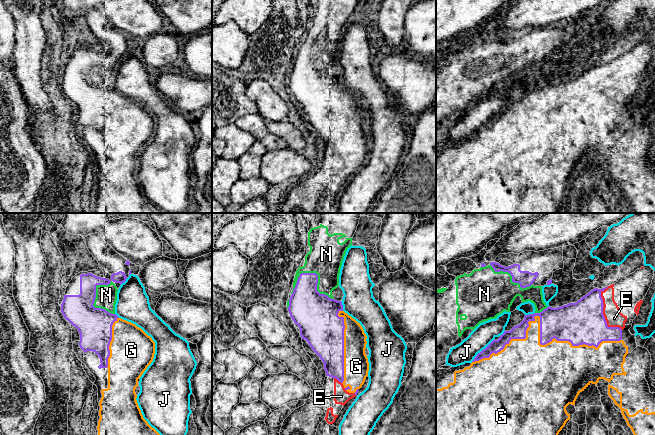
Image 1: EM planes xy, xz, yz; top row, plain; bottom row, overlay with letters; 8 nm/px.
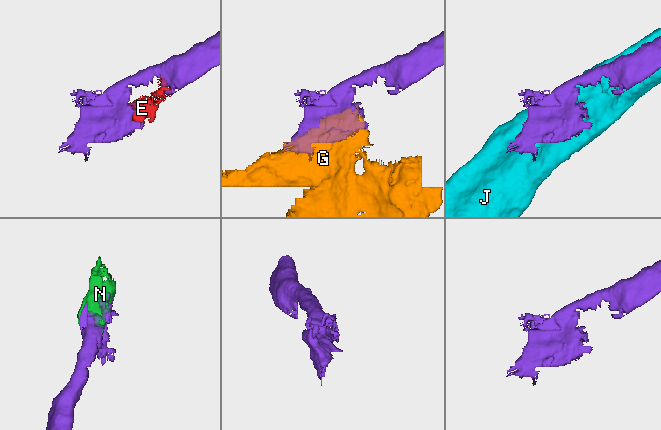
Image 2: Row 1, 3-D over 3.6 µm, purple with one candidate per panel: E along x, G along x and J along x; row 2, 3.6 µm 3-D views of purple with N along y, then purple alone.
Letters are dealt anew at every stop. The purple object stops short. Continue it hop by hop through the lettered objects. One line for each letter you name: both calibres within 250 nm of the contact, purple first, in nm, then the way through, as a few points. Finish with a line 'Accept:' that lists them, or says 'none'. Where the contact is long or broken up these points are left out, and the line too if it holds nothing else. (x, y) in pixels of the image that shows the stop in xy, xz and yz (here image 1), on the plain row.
N: Thickness 260 nm (purple) against 280 nm
Accept: N

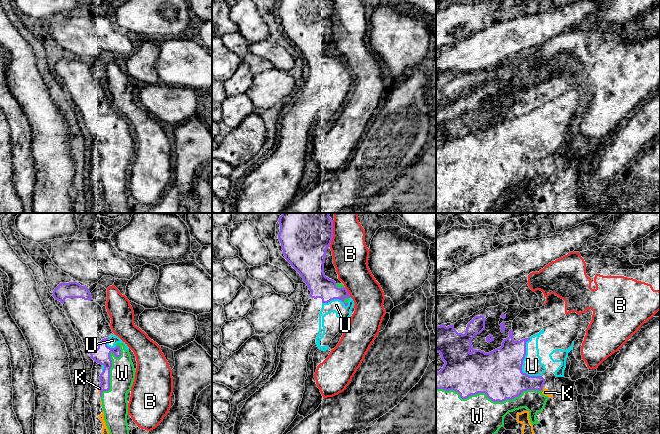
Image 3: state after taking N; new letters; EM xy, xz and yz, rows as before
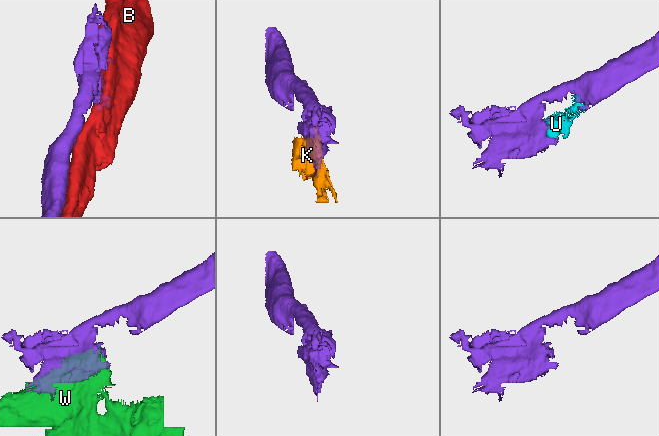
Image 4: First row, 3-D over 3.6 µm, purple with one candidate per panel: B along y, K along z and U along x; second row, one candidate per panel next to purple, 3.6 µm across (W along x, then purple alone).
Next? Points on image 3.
Accept: none

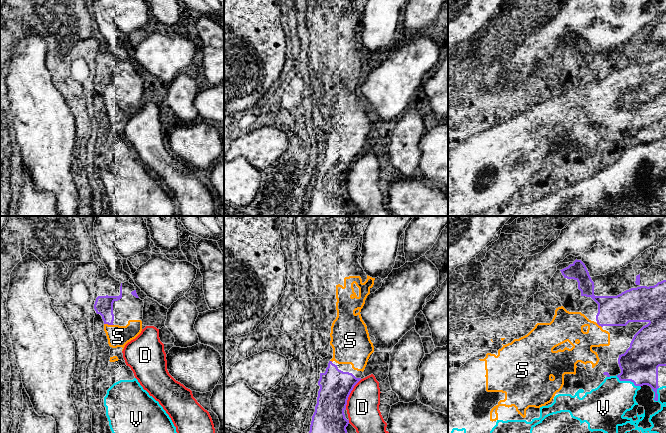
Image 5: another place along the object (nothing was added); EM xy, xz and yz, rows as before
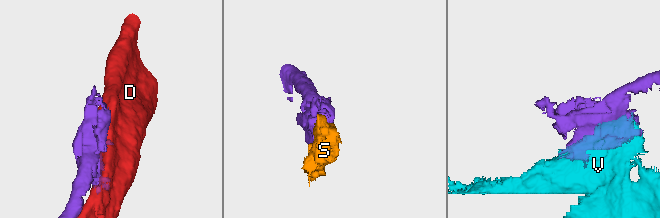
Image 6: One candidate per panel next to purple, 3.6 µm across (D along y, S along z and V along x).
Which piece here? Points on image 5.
S: Thickness 150 nm (purple) against 180 nm
Accept: S

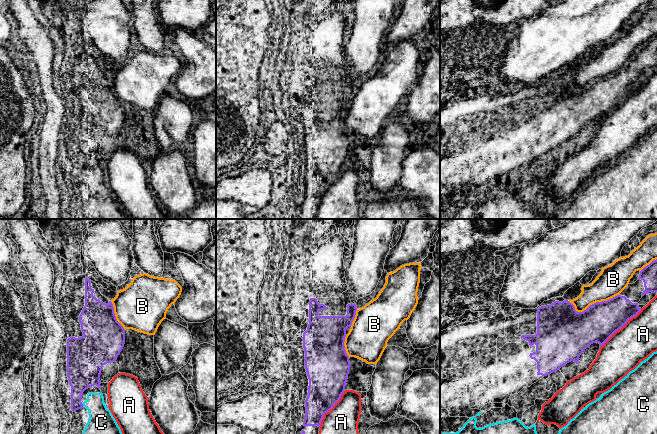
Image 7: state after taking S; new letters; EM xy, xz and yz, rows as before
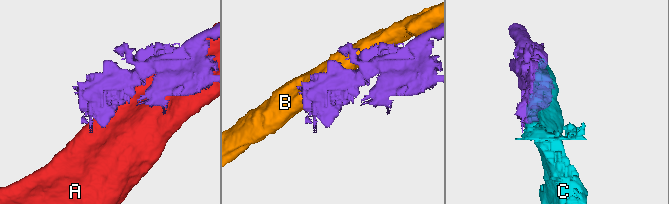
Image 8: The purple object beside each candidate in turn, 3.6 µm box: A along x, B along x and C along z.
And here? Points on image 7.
Accept: none

